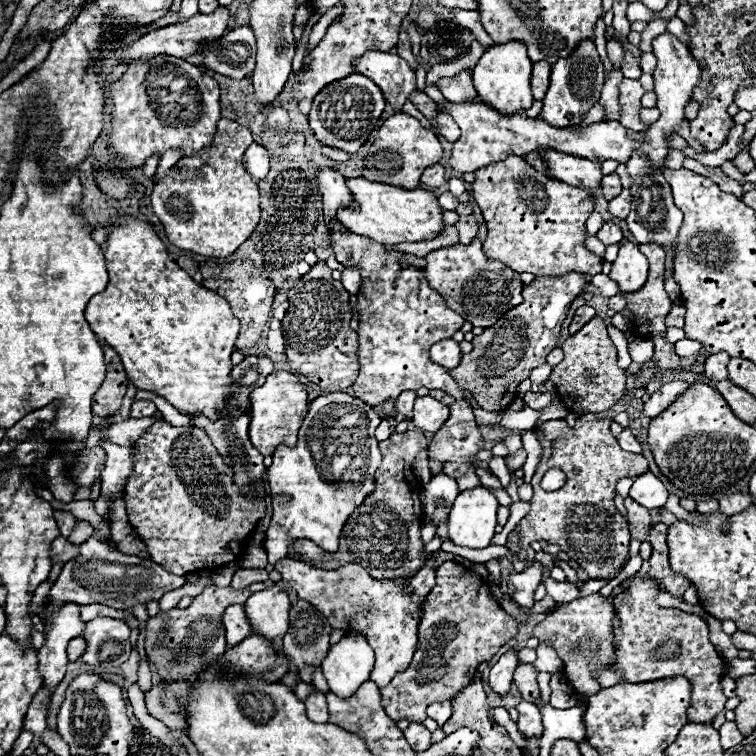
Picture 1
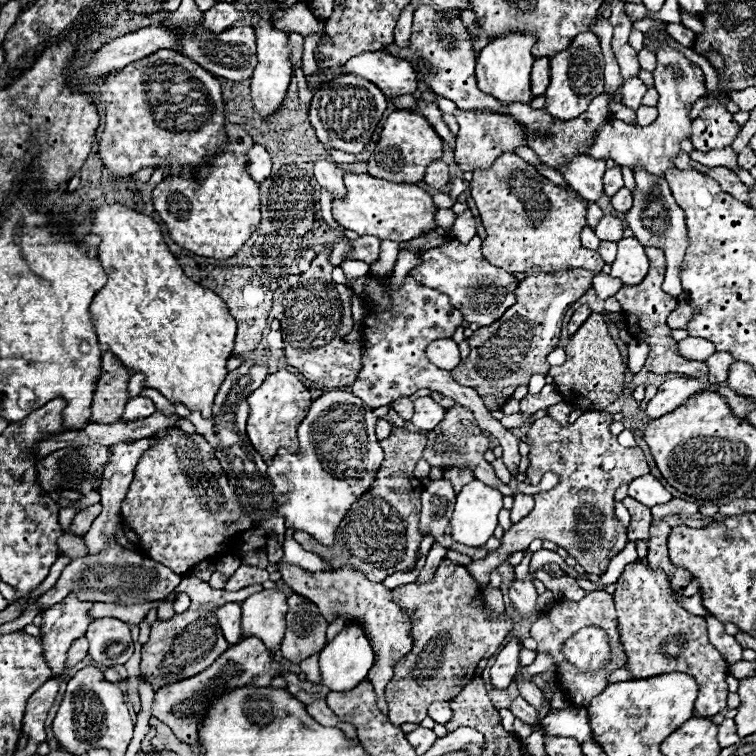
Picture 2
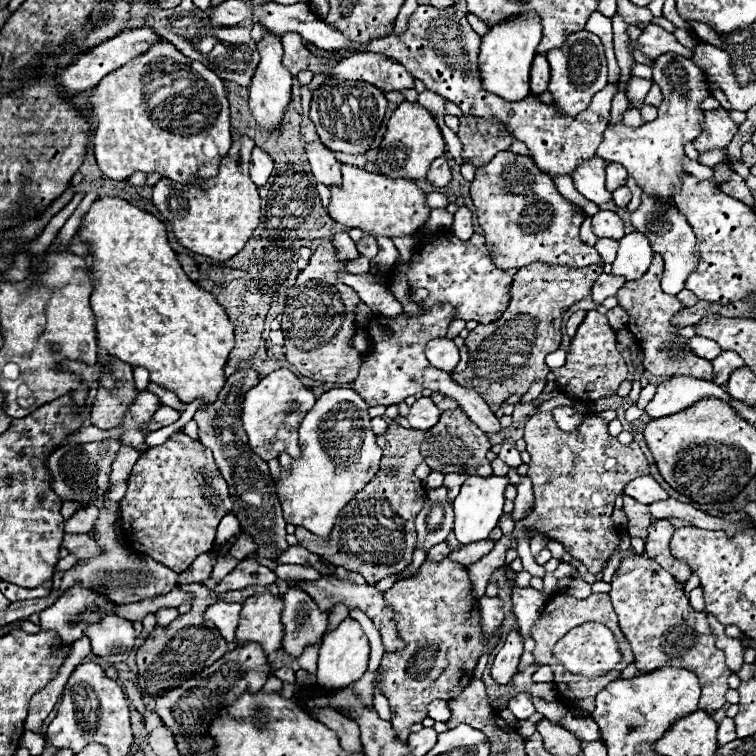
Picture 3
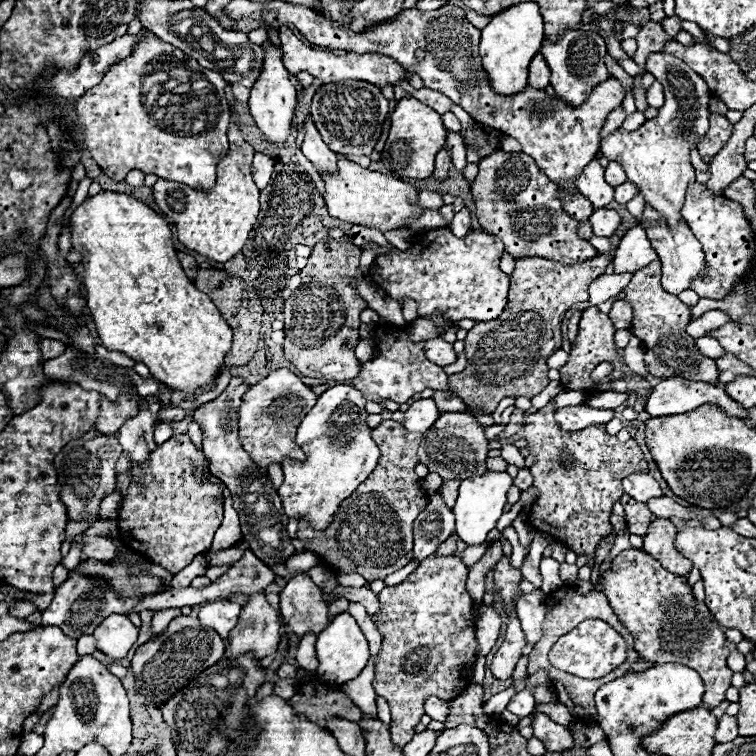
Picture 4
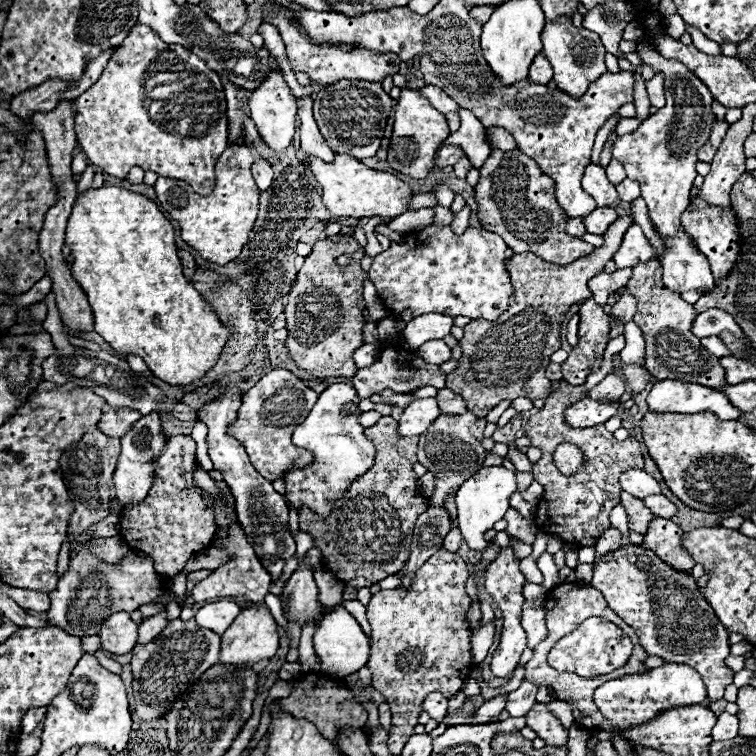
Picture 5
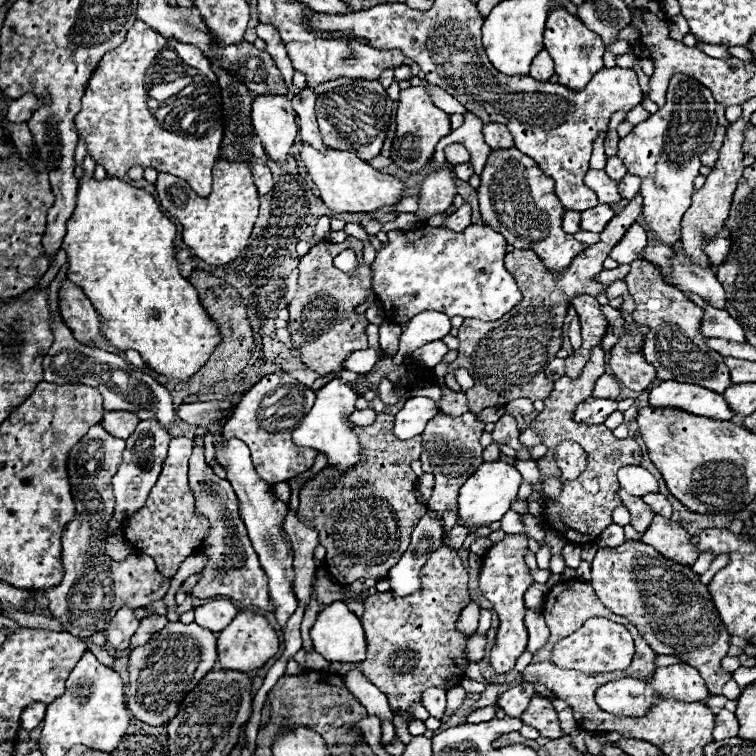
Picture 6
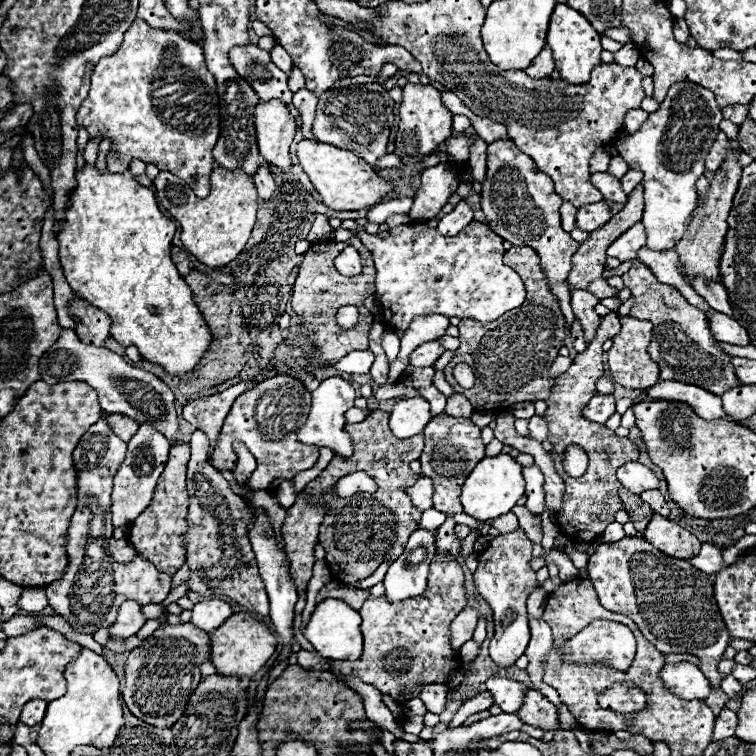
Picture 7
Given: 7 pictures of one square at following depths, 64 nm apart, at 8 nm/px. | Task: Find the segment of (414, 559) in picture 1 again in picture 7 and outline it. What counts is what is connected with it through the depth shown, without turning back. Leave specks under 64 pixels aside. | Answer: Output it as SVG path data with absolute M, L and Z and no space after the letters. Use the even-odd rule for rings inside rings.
M374 410L364 422L346 424L344 432L348 432L352 440L354 454L350 458L334 454L332 462L320 472L316 480L308 484L308 488L312 494L326 492L330 486L334 486L334 482L338 482L338 478L358 470L368 472L378 484L374 494L334 500L330 514L326 514L320 526L318 540L326 550L326 560L332 570L340 570L332 572L332 576L344 584L354 586L356 582L374 574L374 570L386 560L382 556L396 560L404 552L404 544L408 542L410 534L418 528L422 512L412 506L406 490L420 478L420 474L410 470L410 462L420 458L424 448L424 434L406 440L396 438L388 428L388 414L382 410Z

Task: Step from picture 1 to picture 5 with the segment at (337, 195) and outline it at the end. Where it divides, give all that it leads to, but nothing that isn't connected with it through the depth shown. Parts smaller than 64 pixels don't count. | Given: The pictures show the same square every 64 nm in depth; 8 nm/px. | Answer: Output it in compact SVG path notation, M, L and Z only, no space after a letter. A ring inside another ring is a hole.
M302 96L302 98L296 98L296 104L298 104L298 116L300 116L300 142L302 142L302 150L306 154L314 154L322 160L330 160L334 158L334 152L328 148L326 140L322 138L320 130L318 130L318 124L312 116L312 96Z

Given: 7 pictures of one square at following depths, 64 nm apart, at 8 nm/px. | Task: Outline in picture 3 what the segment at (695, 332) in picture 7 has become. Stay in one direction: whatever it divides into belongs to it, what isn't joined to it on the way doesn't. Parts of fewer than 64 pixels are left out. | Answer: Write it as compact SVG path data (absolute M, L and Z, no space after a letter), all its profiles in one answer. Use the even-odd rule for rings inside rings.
M654 254L652 264L646 270L646 274L640 280L626 282L624 288L620 288L618 294L616 294L618 304L622 308L626 308L628 314L630 314L628 330L634 334L634 338L638 340L638 344L644 352L642 366L654 376L690 376L690 378L700 378L700 380L712 380L714 378L712 362L692 354L692 350L686 346L688 338L680 336L678 334L680 328L672 324L672 318L678 312L682 312L684 306L676 296L670 296L670 294L662 292L662 288L660 288L662 272L664 272L662 256Z

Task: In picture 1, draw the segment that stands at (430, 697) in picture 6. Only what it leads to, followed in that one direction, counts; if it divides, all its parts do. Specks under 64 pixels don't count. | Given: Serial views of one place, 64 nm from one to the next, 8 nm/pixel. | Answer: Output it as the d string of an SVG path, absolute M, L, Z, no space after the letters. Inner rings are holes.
M434 702L428 706L428 716L436 720L440 726L446 724L450 714L452 714L452 706L448 706L448 702Z

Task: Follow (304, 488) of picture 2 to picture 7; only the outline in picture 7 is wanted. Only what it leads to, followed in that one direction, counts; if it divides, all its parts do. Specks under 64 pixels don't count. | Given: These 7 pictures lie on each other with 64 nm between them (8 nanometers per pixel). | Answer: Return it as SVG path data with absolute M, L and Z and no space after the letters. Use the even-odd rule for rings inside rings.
M334 376L334 378L322 380L320 386L312 390L312 408L310 408L306 424L298 430L298 440L306 444L314 444L314 446L326 446L342 456L350 456L352 454L350 436L342 430L342 424L346 424L344 412L354 406L354 400L356 400L356 390L344 378Z

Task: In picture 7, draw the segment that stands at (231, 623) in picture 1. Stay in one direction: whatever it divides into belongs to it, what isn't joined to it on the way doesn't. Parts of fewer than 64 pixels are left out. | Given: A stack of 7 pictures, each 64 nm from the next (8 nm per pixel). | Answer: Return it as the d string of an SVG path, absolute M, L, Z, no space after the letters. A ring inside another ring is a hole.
M204 600L204 602L198 602L194 604L192 608L192 624L198 626L200 630L204 632L210 632L214 628L218 628L228 616L232 614L232 608L228 602L224 600Z

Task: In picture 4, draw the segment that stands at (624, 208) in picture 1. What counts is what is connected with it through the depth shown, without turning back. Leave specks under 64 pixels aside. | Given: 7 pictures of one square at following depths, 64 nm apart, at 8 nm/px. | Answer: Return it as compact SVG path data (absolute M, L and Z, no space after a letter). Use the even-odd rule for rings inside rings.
M624 182L624 184L616 186L616 202L620 202L620 204L626 204L636 194L638 194L638 186L634 186L634 182Z

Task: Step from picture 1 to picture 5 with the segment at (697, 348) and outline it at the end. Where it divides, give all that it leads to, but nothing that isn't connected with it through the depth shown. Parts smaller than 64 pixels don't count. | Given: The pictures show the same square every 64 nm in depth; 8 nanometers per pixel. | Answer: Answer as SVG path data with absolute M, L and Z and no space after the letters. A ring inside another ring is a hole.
M714 336L714 338L704 338L704 340L702 340L702 346L704 346L706 350L710 350L712 354L716 354L718 358L728 356L728 354L734 354L732 350L728 350L728 346L726 346L718 336Z

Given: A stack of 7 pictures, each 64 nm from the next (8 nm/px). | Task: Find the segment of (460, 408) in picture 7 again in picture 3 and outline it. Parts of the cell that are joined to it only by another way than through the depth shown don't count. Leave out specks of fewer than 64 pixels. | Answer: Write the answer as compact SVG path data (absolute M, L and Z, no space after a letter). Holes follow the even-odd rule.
M432 392L430 398L434 400L434 404L436 404L442 412L444 412L444 410L456 410L456 408L460 408L460 404L458 404L456 400L452 400L452 398L448 398L448 396L440 394L440 392Z

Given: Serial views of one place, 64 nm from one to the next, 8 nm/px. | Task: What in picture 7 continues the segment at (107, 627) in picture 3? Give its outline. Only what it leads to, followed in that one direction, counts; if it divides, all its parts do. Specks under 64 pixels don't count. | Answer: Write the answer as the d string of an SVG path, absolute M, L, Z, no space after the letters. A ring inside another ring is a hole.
M126 600L120 610L118 618L112 624L112 638L130 638L134 636L146 622L146 616L142 614L142 606L136 600Z

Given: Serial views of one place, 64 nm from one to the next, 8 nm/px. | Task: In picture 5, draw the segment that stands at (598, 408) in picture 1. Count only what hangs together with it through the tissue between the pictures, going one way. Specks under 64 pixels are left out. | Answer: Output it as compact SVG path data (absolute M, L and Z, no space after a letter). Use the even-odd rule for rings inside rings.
M592 298L580 304L580 328L578 328L578 346L568 354L562 364L564 380L570 384L584 384L590 366L594 364L596 354L604 354L610 332L610 318L604 314L602 306Z

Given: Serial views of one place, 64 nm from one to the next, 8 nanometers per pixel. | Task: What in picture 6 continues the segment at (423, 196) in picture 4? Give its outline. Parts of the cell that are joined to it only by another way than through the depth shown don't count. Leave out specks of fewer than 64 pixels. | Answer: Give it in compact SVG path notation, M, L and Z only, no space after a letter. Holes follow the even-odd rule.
M406 196L406 198L402 198L402 202L398 202L394 206L394 212L396 214L400 214L400 212L416 212L416 208L418 208L418 196Z

